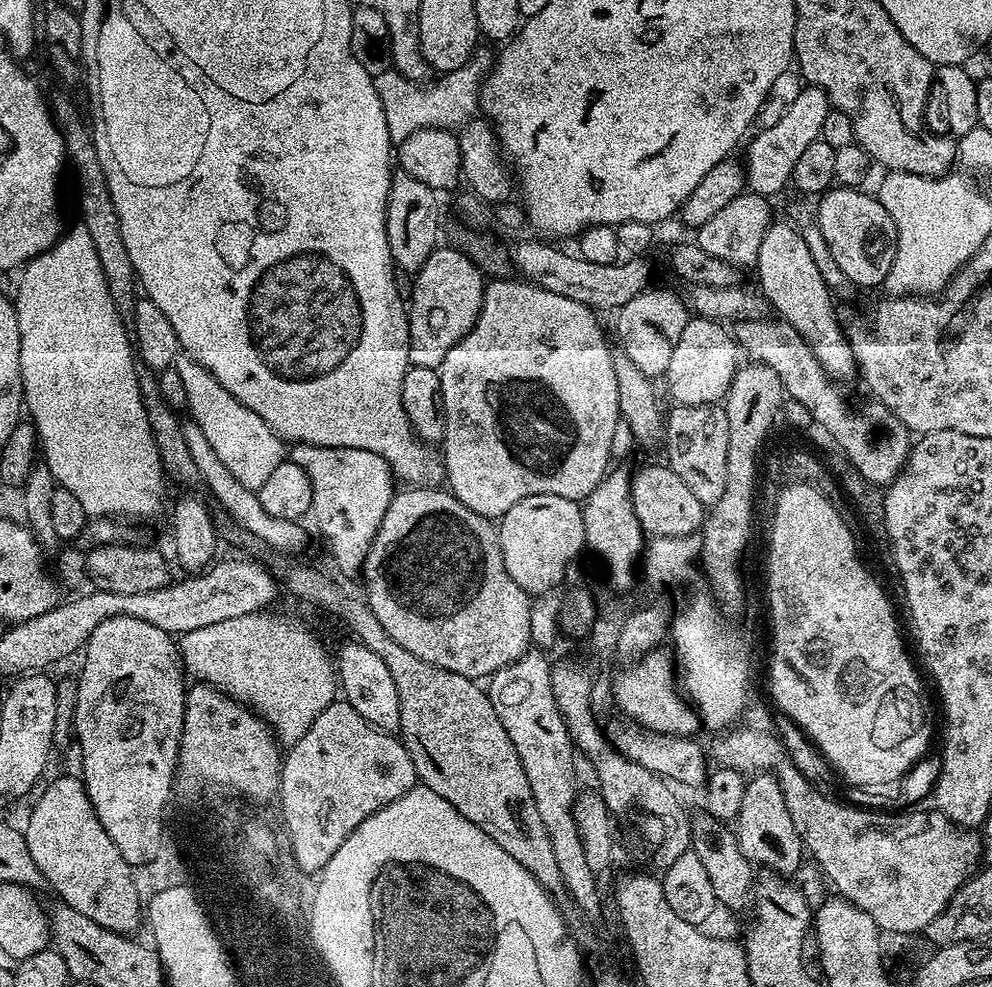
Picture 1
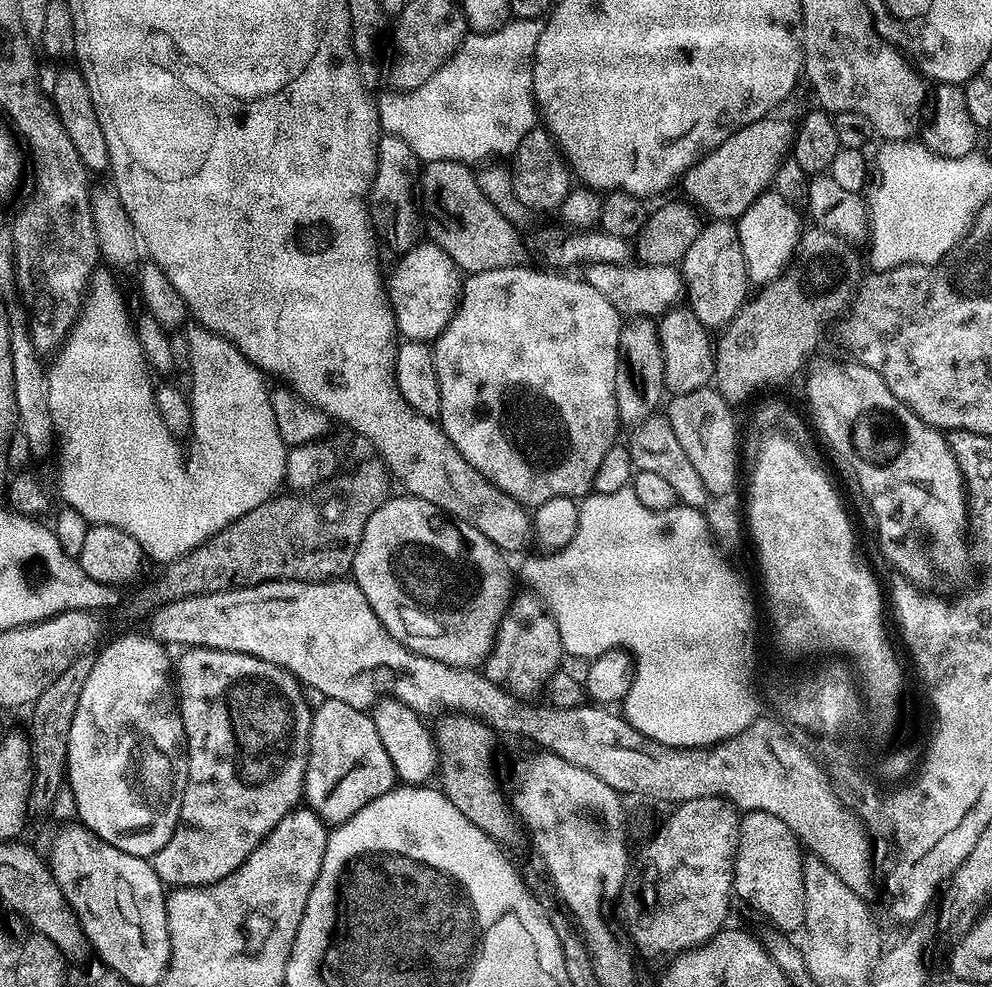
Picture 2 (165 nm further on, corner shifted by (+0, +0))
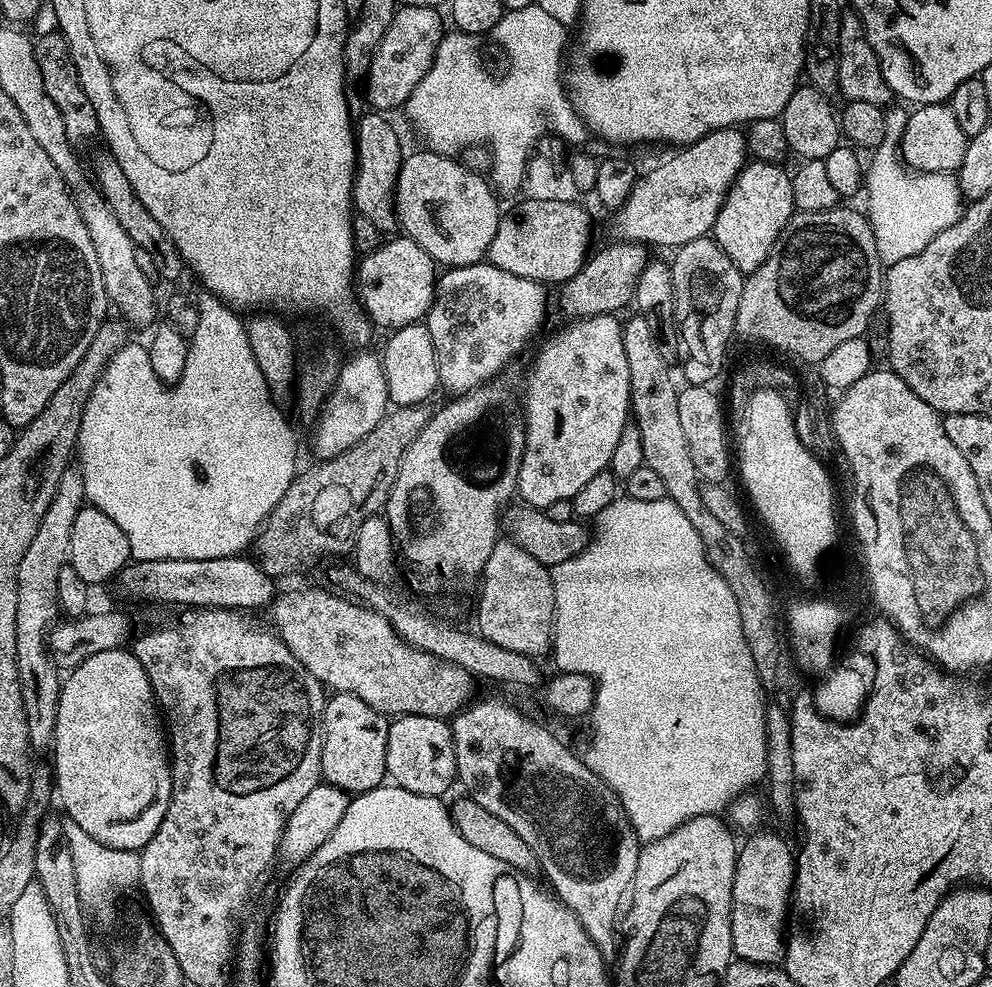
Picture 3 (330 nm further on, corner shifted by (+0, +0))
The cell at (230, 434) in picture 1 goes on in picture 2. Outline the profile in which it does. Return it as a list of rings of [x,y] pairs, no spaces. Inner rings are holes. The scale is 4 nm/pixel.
[[[100,266],[97,267],[96,271],[93,272],[91,277],[89,277],[86,295],[82,301],[82,307],[84,307],[84,309],[81,310],[80,317],[77,318],[76,325],[74,325],[72,328],[72,333],[70,333],[69,336],[65,338],[64,345],[62,345],[60,348],[60,353],[58,353],[57,356],[53,358],[52,365],[49,363],[46,368],[49,382],[50,418],[53,419],[55,439],[58,441],[58,454],[60,450],[60,496],[62,499],[64,499],[61,501],[63,501],[67,507],[78,510],[78,514],[82,514],[82,518],[86,518],[89,525],[101,524],[102,526],[114,526],[118,530],[122,530],[122,534],[130,534],[130,538],[134,538],[134,542],[138,542],[138,546],[142,551],[144,551],[144,555],[149,561],[157,560],[157,565],[163,566],[166,564],[171,564],[172,561],[177,560],[178,558],[182,558],[190,550],[194,550],[202,542],[206,542],[214,534],[218,534],[220,531],[222,531],[224,527],[227,526],[227,524],[233,524],[238,518],[242,518],[242,514],[246,514],[250,510],[254,510],[254,506],[262,506],[262,502],[271,500],[273,496],[277,495],[277,493],[281,491],[282,485],[284,484],[284,475],[286,474],[286,458],[288,457],[289,445],[285,444],[284,439],[282,438],[282,434],[278,434],[278,422],[274,422],[274,406],[272,405],[270,388],[269,385],[264,385],[264,380],[266,381],[265,373],[261,372],[259,368],[255,368],[255,366],[253,366],[252,363],[250,363],[231,342],[228,340],[223,340],[221,336],[216,336],[213,332],[208,332],[206,329],[200,327],[199,324],[192,322],[189,323],[186,328],[186,335],[189,340],[189,358],[191,360],[190,376],[192,376],[192,392],[190,391],[190,403],[192,408],[192,432],[190,436],[192,440],[196,439],[196,456],[198,459],[200,459],[200,461],[197,462],[196,468],[192,468],[189,470],[189,472],[187,472],[187,470],[184,469],[184,460],[182,457],[180,457],[181,445],[170,436],[166,430],[166,427],[160,421],[159,412],[156,409],[154,385],[152,386],[153,377],[150,375],[148,363],[144,358],[143,347],[139,344],[139,338],[137,336],[137,325],[134,323],[134,320],[132,322],[131,318],[128,317],[128,308],[126,305],[124,305],[124,298],[120,294],[120,288],[118,285],[116,285],[116,280],[111,275],[116,277],[111,271],[109,271],[107,267]]]

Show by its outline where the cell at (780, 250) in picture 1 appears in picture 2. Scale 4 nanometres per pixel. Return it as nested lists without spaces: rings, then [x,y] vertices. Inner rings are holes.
[[[774,190],[763,192],[738,218],[736,229],[742,242],[742,254],[746,258],[746,270],[753,285],[763,286],[777,280],[792,263],[800,244],[802,227],[797,207]]]

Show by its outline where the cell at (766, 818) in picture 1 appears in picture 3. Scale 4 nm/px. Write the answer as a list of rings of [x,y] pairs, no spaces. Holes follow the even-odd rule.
[[[757,831],[748,841],[741,843],[736,857],[736,869],[734,870],[734,886],[732,887],[732,913],[730,914],[730,930],[732,931],[732,950],[739,959],[745,960],[748,964],[763,964],[765,966],[776,966],[784,959],[784,941],[786,939],[786,921],[790,911],[792,898],[792,883],[796,877],[796,863],[794,861],[793,849],[788,849],[788,844],[780,836],[772,832]]]

